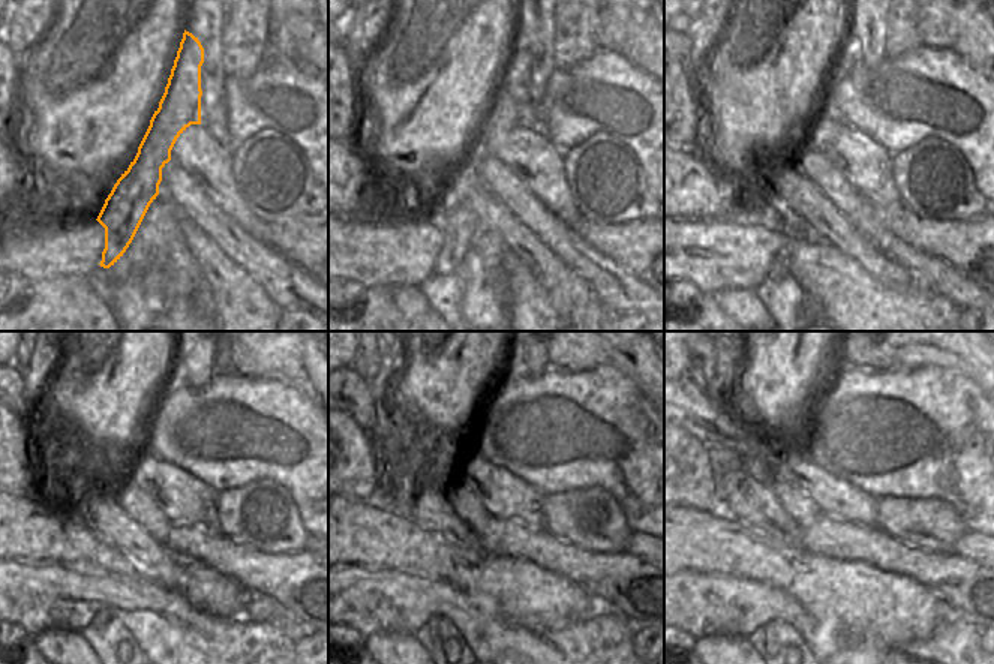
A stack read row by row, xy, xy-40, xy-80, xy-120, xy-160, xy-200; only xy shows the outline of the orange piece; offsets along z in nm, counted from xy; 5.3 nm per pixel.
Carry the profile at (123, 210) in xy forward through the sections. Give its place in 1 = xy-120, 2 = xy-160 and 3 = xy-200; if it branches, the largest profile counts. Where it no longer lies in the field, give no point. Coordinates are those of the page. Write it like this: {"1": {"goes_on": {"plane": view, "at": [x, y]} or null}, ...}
{"1": {"goes_on": {"plane": "xy-120", "at": [104, 616]}}, "2": {"goes_on": {"plane": "xy-160", "at": [432, 624]}}, "3": {"goes_on": {"plane": "xy-200", "at": [769, 636]}}}

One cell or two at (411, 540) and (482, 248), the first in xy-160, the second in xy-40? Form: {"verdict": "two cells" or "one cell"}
{"verdict": "two cells"}

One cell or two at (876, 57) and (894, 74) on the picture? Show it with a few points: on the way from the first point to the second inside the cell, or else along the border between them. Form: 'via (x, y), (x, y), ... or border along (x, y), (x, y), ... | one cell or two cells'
border along (886, 57), (873, 72), (862, 65) | two cells

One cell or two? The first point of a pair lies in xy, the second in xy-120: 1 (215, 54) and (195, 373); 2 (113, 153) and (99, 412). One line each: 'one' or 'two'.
1: one
2: one

